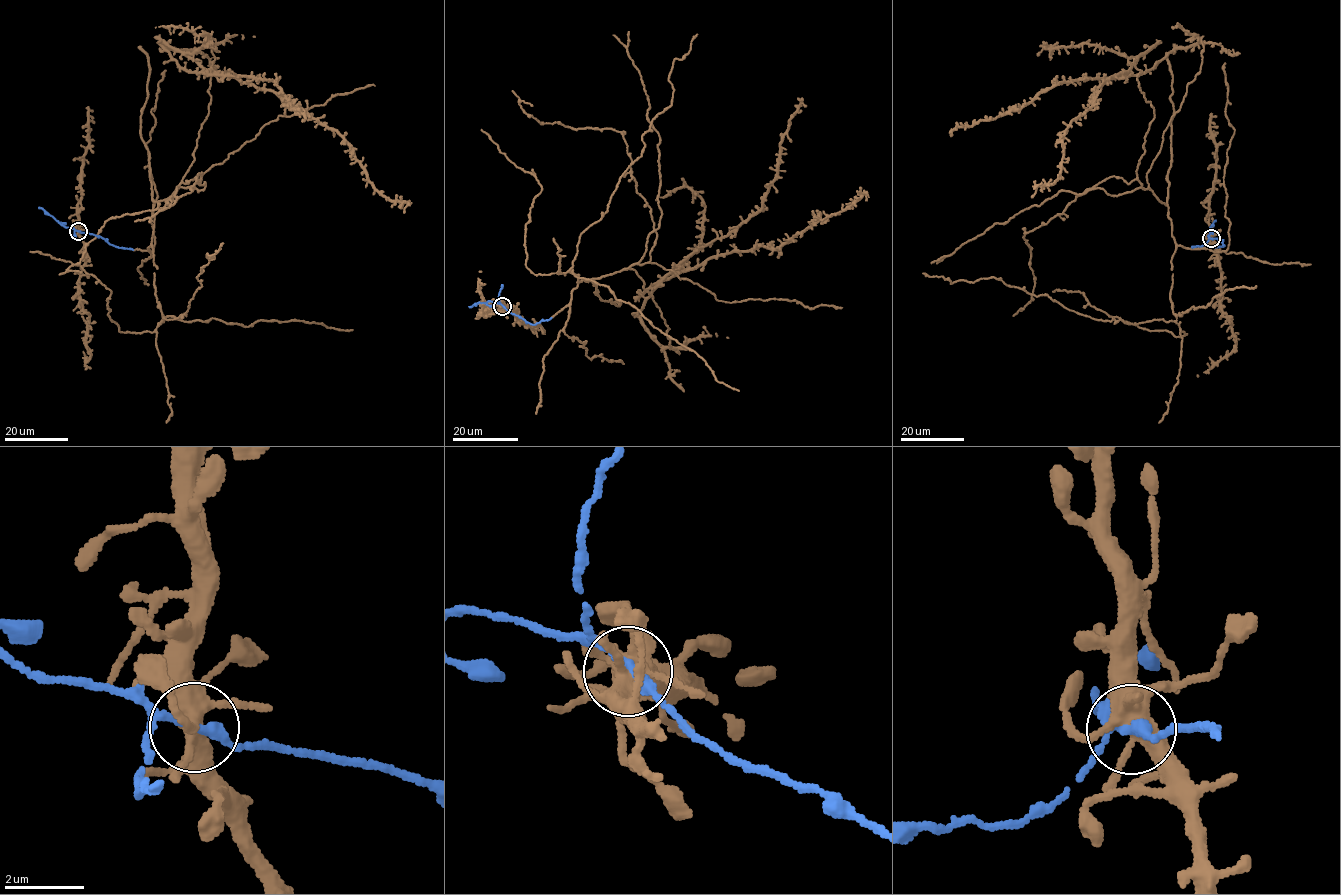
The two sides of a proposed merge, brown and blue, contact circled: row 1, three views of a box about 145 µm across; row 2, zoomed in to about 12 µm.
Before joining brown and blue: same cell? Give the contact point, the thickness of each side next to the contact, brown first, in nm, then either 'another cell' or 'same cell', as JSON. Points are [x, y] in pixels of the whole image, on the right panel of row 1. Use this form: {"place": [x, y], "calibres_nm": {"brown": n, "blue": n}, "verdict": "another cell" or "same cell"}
{"place": [1211, 238], "calibres_nm": {"brown": 460, "blue": 240}, "verdict": "same cell"}

